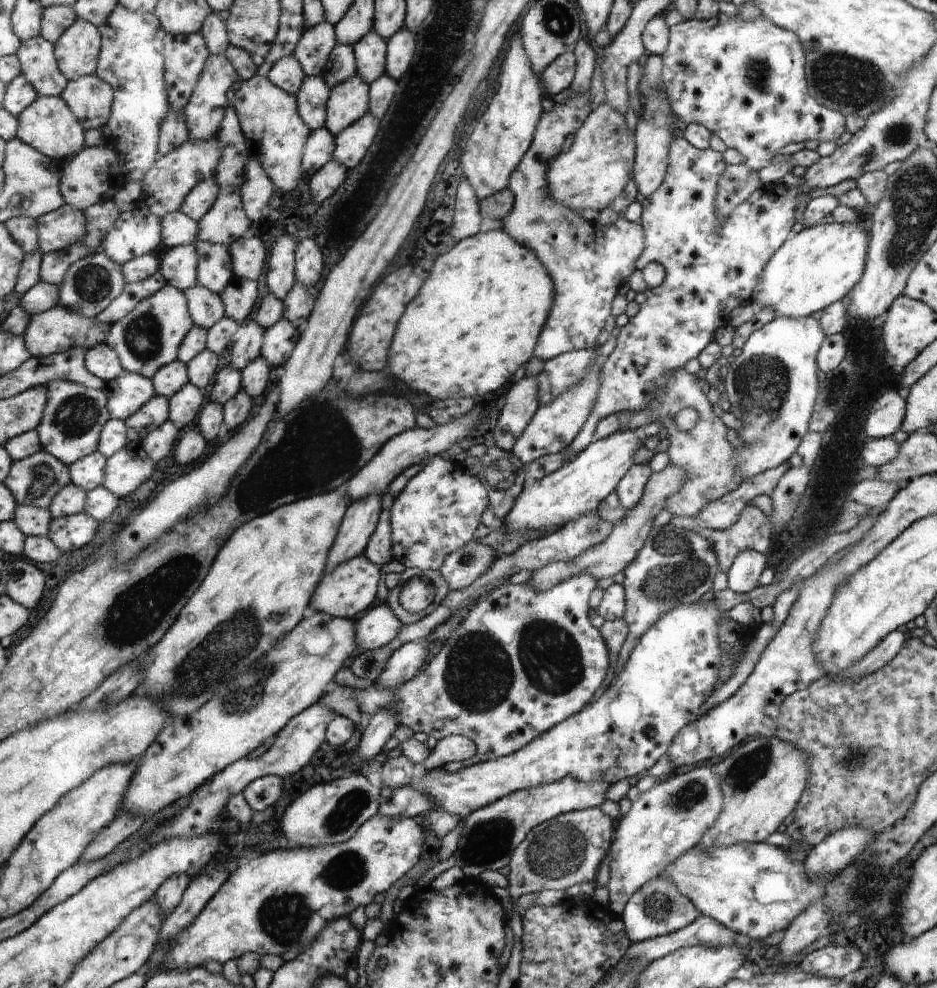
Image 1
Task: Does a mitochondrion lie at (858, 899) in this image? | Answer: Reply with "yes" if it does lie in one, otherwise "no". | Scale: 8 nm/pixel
yes

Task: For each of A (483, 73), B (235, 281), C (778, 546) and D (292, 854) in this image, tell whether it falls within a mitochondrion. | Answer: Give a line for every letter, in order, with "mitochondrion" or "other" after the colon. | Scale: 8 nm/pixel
A: other
B: other
C: other
D: other

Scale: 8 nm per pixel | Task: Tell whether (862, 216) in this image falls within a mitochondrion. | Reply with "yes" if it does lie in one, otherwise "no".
no

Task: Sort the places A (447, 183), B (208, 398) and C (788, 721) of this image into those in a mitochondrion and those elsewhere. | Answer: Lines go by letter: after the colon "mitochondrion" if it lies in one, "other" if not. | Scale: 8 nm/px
A: other
B: other
C: other

